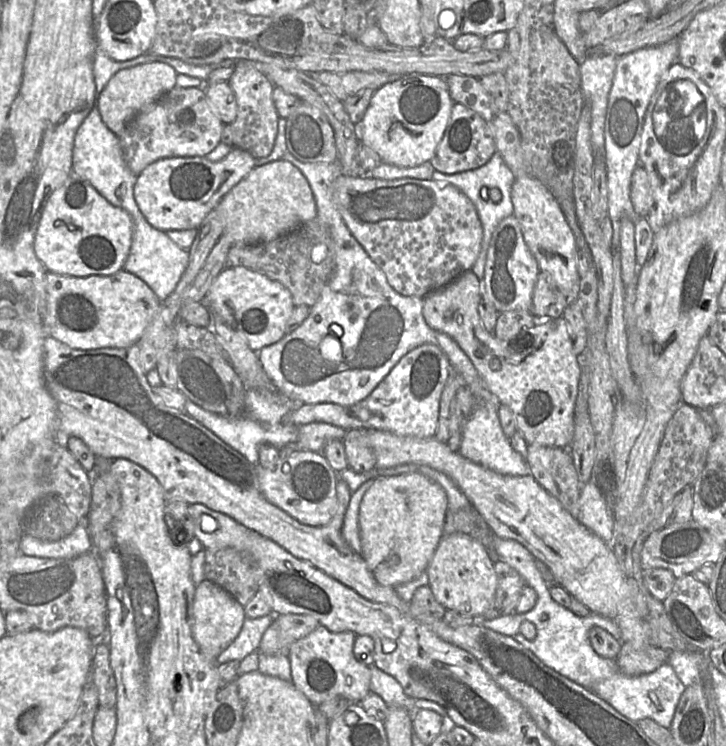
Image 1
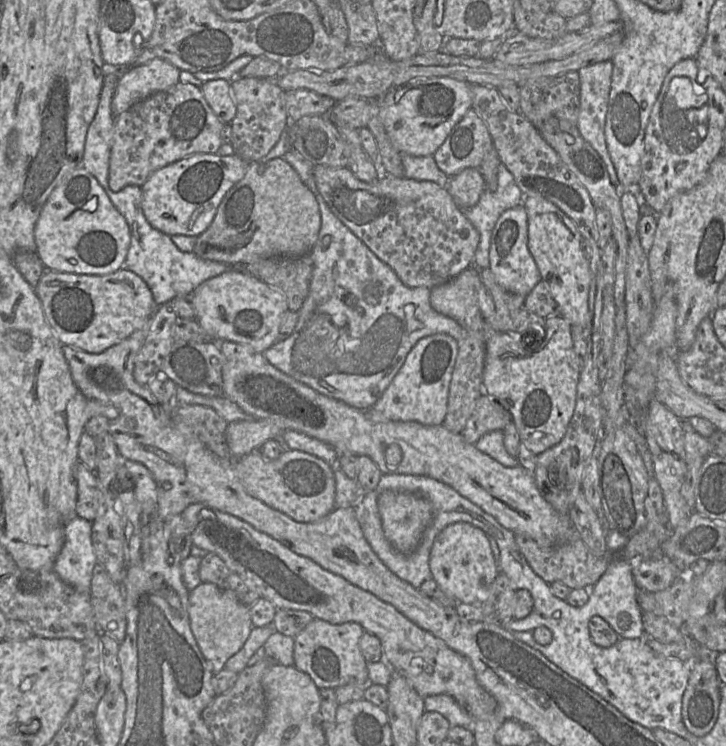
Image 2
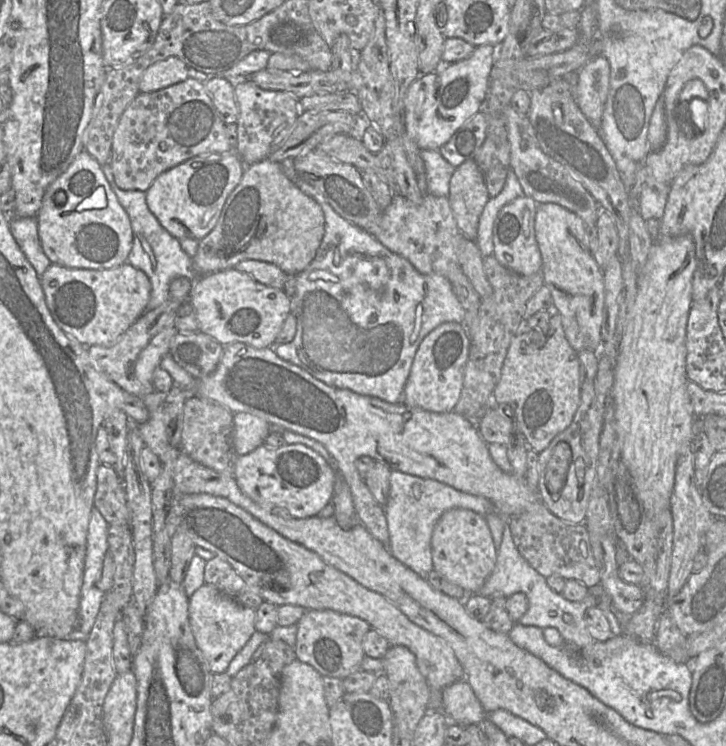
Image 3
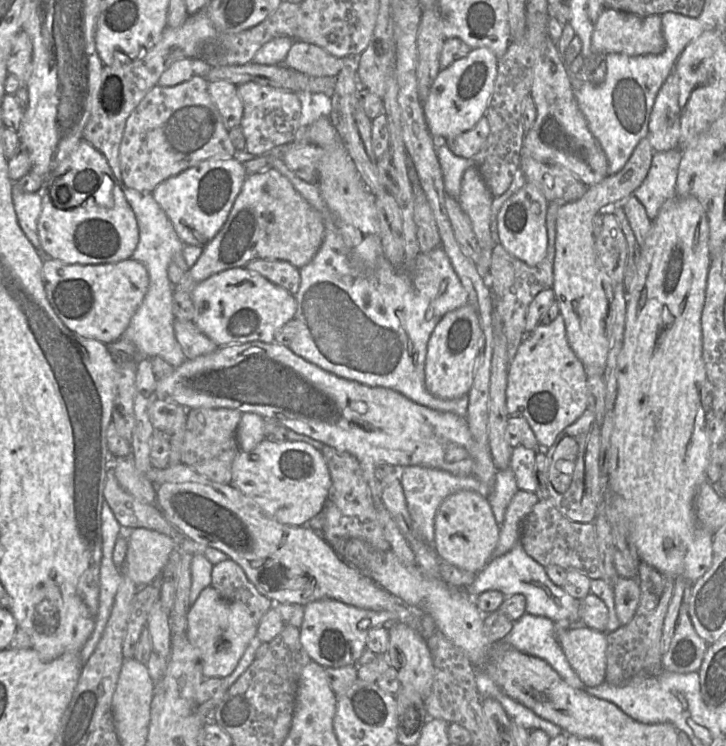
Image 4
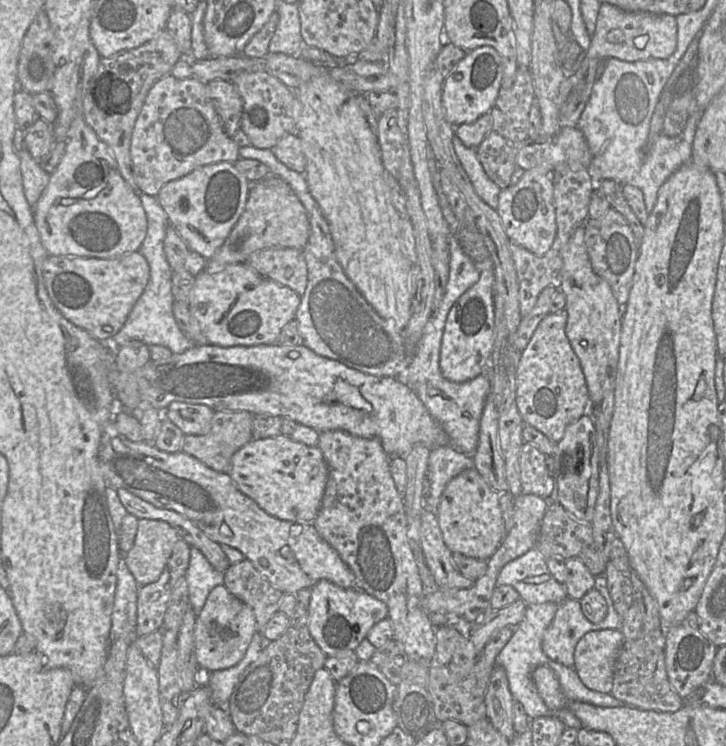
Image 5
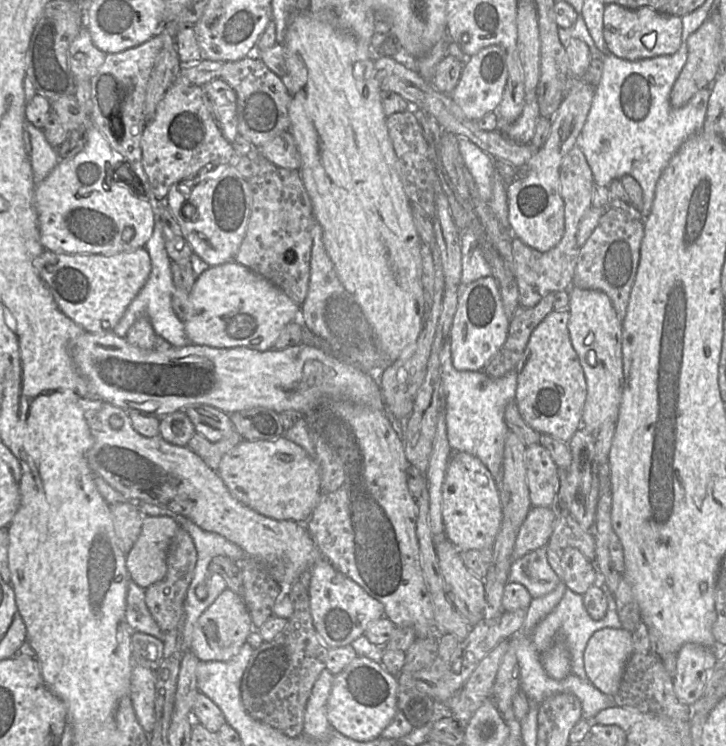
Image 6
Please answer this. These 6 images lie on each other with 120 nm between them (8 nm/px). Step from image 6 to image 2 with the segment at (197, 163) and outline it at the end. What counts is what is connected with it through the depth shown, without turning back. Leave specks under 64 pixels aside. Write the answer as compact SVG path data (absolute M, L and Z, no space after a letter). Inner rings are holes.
M178 82L176 85L171 86L170 88L153 93L152 95L142 99L132 105L128 110L125 112L115 116L114 118L114 134L112 140L112 148L110 154L110 161L109 161L109 187L112 191L118 192L122 190L124 187L129 185L136 185L141 187L148 178L157 170L174 163L176 161L182 160L186 157L189 157L194 154L216 154L223 144L222 141L222 129L225 123L223 123L217 115L214 113L210 105L208 104L207 100L204 97L204 94L200 87L197 87L190 83L182 83Z

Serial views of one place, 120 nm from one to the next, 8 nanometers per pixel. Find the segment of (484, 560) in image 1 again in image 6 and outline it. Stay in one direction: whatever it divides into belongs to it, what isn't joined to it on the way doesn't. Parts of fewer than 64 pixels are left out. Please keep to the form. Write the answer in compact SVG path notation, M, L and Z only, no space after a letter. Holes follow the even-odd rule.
M453 452L442 486L445 537L459 550L493 547L503 510L497 482L481 460L466 452Z

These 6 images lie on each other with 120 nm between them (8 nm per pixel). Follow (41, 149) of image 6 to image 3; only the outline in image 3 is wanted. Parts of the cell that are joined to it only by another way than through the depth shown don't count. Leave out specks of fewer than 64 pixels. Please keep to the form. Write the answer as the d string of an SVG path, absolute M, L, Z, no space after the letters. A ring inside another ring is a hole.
M12 217L9 223L13 238L40 278L51 262L40 244L37 217Z

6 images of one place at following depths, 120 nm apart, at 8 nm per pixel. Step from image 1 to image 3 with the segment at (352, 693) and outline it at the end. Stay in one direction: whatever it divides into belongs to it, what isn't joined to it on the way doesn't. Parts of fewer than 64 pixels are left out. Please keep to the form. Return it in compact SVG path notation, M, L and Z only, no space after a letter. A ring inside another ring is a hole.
M309 609L297 623L296 658L311 665L323 677L345 679L361 669L363 639L371 629L363 619L330 609Z

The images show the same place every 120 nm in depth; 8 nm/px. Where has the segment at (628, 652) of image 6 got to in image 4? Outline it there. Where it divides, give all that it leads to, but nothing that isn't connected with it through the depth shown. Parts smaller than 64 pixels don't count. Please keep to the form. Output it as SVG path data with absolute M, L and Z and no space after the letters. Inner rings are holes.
M560 626L556 638L570 666L588 687L606 681L606 632L585 626Z

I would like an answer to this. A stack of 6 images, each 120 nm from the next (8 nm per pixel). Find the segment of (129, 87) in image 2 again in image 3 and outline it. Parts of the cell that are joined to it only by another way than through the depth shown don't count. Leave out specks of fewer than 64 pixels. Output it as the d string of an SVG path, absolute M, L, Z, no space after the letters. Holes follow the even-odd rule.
M170 56L149 66L141 78L139 90L149 93L188 78L187 65L175 56Z

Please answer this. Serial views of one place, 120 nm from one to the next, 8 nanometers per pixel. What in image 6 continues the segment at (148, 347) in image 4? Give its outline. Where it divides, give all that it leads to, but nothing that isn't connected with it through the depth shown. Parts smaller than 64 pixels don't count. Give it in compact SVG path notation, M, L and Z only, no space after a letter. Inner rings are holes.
M150 198L148 201L152 205L155 214L153 234L145 245L151 259L151 273L146 284L137 297L131 302L113 332L117 336L125 338L129 329L138 318L147 317L157 336L167 340L173 347L179 348L189 345L191 342L186 334L184 322L178 318L171 303L172 293L176 287L173 283L172 261L167 254L162 233L160 217L163 201L159 201L156 198Z

